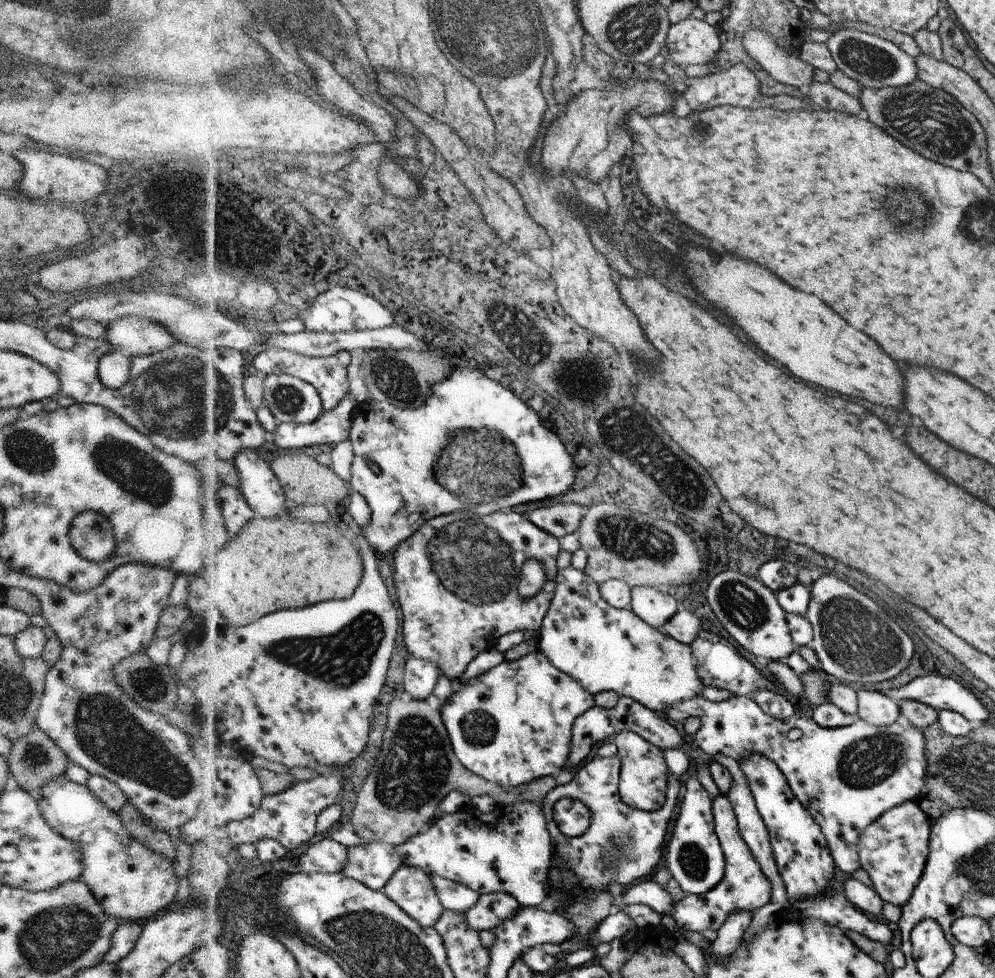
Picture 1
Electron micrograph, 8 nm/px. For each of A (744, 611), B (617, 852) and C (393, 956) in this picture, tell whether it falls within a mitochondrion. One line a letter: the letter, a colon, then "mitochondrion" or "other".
A: mitochondrion
B: mitochondrion
C: mitochondrion

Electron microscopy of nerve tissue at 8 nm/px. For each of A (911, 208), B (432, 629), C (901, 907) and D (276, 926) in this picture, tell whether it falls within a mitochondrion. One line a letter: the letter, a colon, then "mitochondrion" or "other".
A: mitochondrion
B: other
C: other
D: other

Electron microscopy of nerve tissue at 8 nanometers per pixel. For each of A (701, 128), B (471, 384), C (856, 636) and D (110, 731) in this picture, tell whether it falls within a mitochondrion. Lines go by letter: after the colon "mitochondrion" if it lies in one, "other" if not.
A: other
B: other
C: mitochondrion
D: mitochondrion

